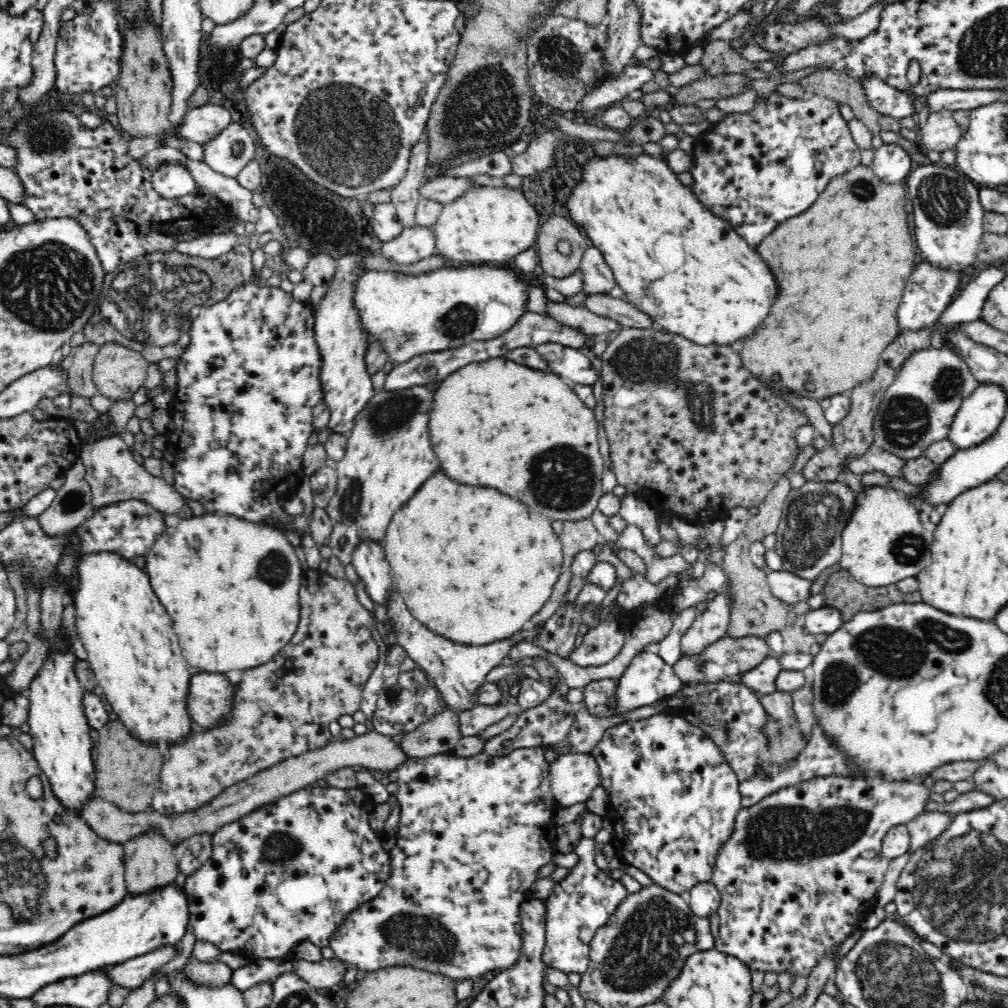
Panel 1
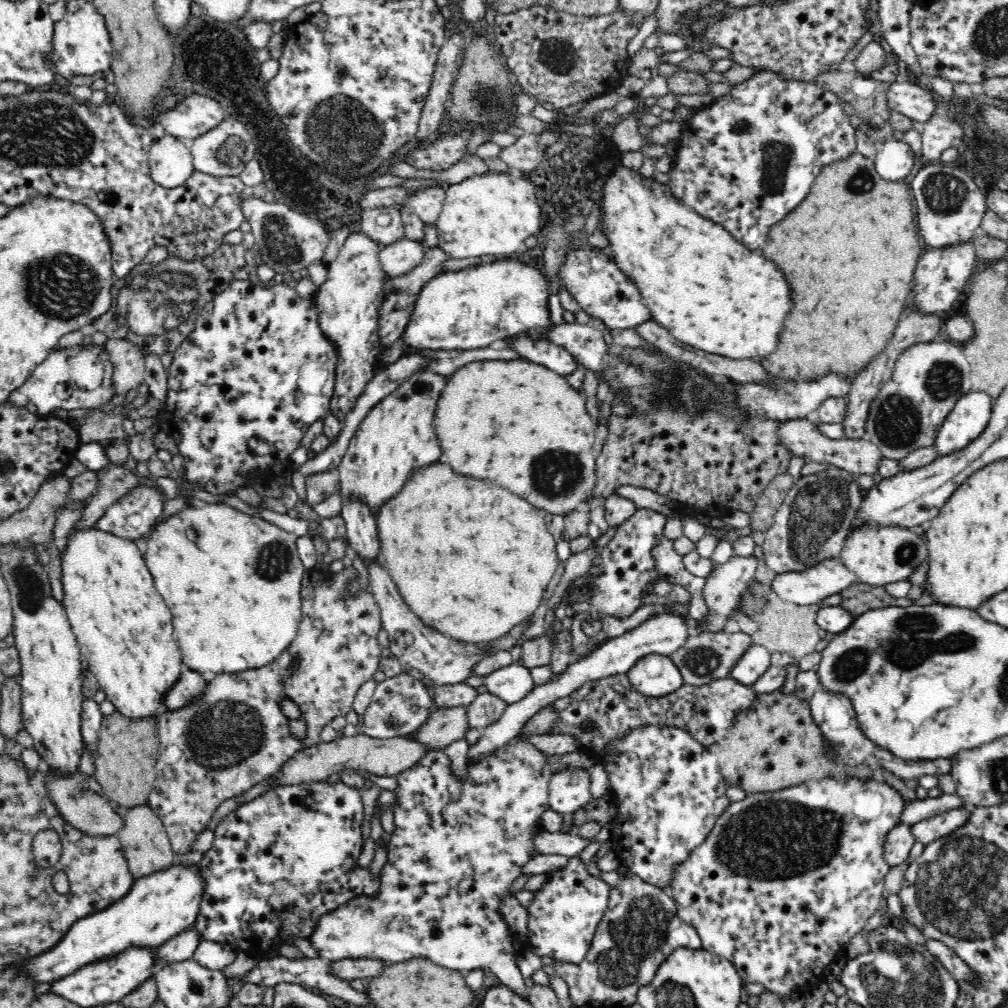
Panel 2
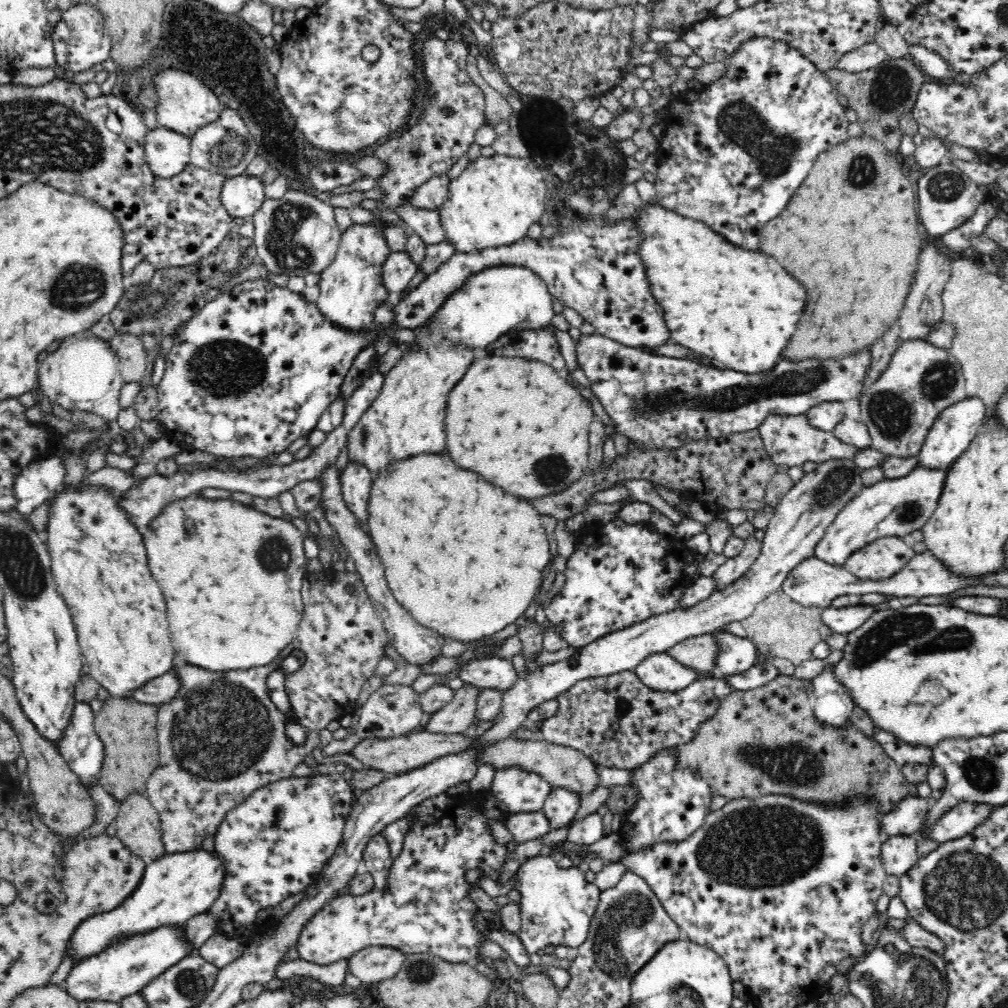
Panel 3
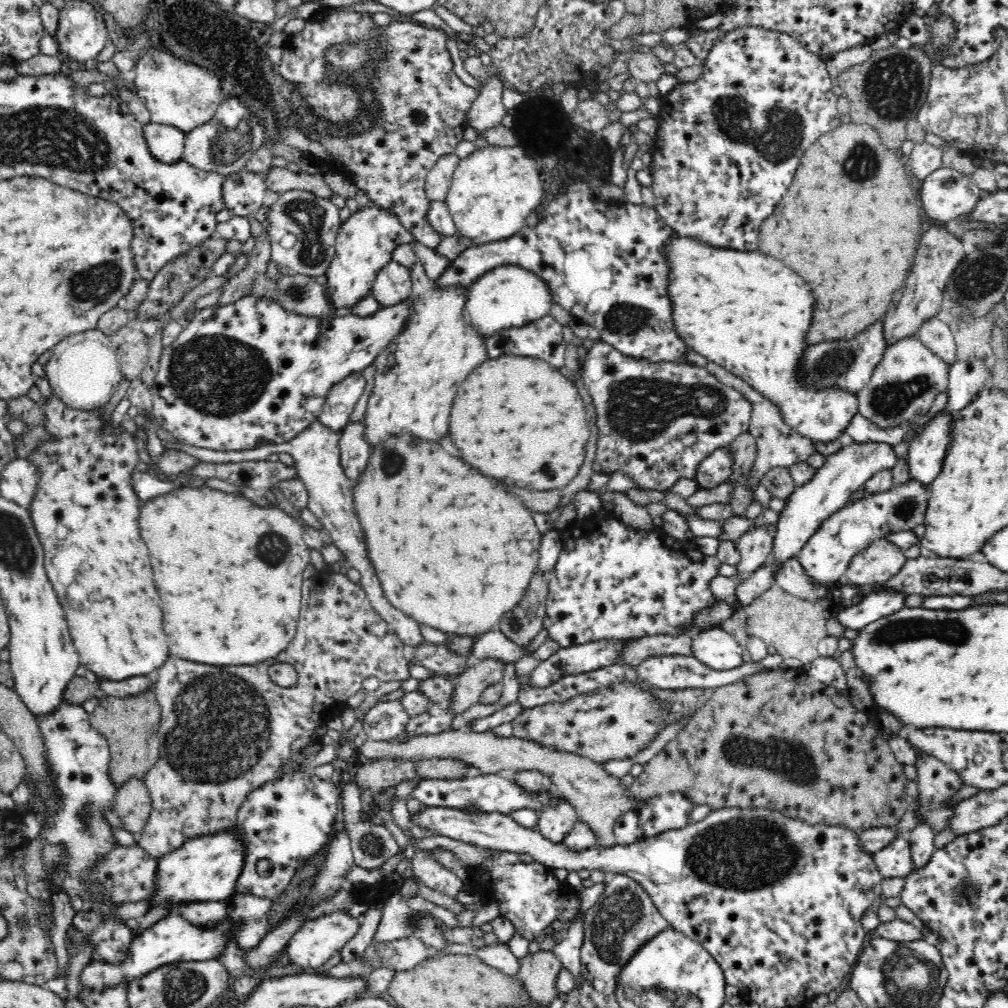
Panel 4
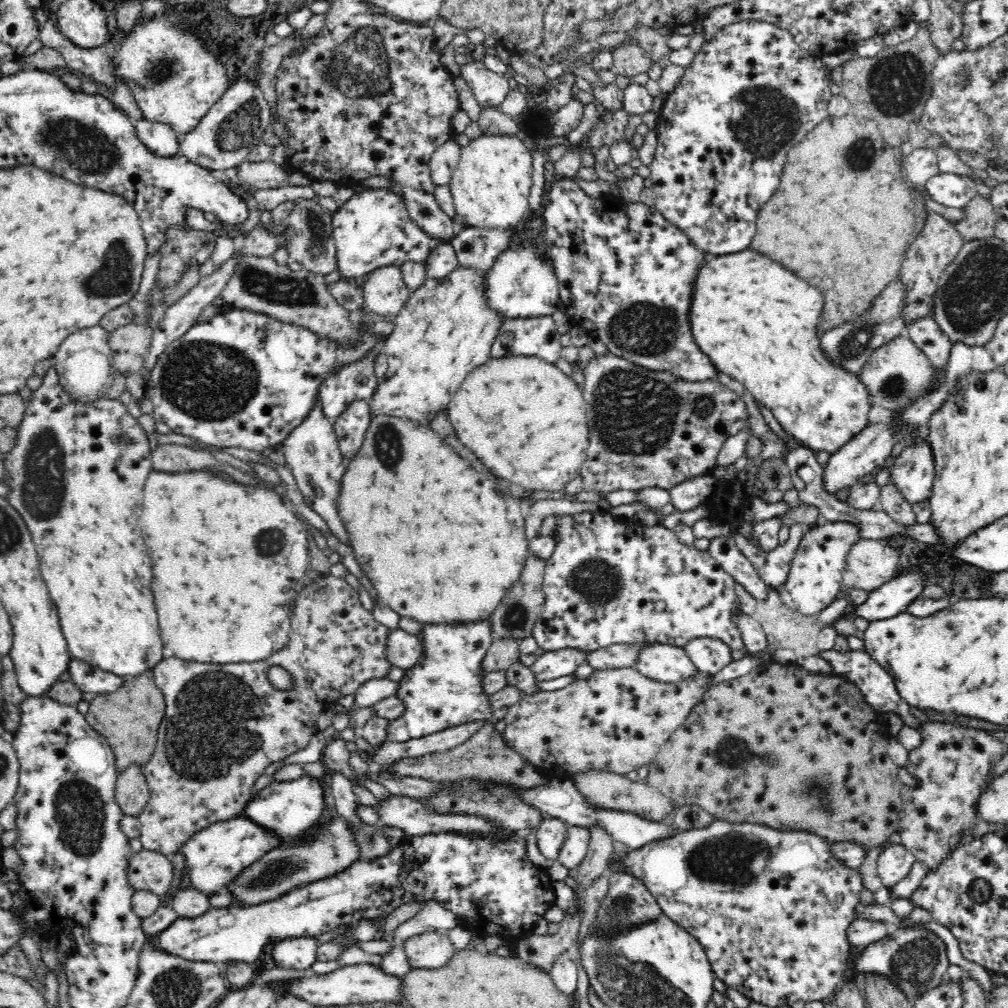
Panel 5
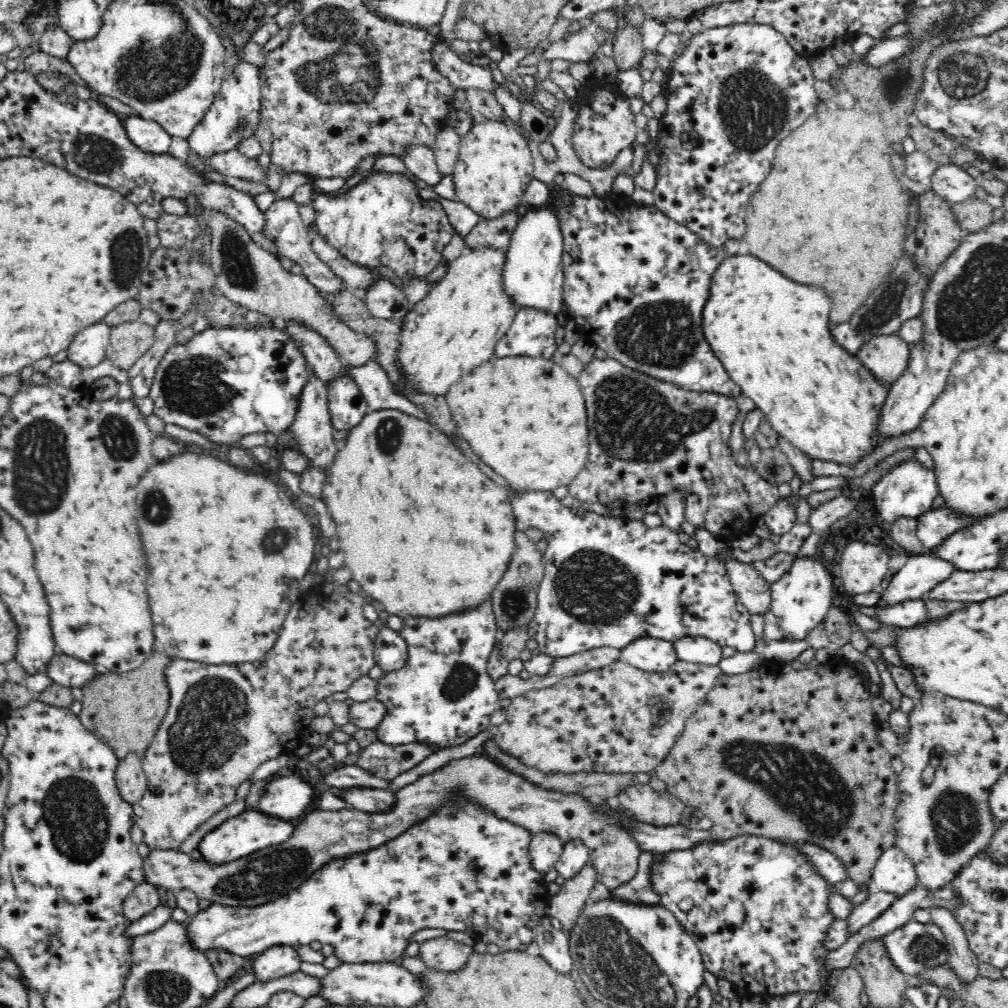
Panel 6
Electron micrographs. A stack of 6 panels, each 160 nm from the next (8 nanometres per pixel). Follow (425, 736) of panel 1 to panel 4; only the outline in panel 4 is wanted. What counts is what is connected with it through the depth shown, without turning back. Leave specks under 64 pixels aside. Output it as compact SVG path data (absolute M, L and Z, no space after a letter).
M497 658L469 659L466 670L454 678L455 693L451 700L453 714L460 714L478 703L486 686L501 682L505 665L506 662Z

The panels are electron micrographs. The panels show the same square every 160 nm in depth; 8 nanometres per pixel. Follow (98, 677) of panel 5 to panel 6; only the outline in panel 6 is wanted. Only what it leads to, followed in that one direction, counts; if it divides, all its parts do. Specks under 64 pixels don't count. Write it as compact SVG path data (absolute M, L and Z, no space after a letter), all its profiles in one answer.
M56 653L48 660L48 664L46 664L46 668L42 673L57 685L71 689L74 686L80 687L82 684L86 684L100 670L100 667L83 660Z

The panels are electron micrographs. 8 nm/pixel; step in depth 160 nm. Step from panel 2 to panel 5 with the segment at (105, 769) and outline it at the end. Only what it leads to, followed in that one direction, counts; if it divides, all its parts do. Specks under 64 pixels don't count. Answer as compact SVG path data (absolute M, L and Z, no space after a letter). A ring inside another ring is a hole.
M152 669L122 682L114 692L98 694L88 702L88 710L84 714L85 719L90 723L92 729L106 738L106 742L111 746L118 773L124 772L132 764L142 766L150 761L150 756L153 755L152 752L156 746L158 724L162 722L164 716L165 706L162 694L163 692L155 683ZM134 716L136 716L136 724L142 724L142 726L136 726L136 730L132 730ZM148 736L150 736L150 740L154 740L152 742L154 746L148 742Z

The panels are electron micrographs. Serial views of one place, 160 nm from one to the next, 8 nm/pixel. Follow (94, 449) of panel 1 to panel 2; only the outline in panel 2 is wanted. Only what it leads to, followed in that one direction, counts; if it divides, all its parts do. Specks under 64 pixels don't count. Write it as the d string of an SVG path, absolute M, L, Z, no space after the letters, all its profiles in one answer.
M110 464L99 472L99 487L89 500L81 517L75 524L77 528L86 528L97 524L97 520L104 516L106 508L114 504L120 496L130 492L134 486L140 486L140 478L124 467Z

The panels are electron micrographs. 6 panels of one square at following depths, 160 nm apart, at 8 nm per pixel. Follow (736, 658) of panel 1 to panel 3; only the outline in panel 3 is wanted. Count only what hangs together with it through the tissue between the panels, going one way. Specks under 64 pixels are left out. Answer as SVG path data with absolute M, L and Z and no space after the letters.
M705 634L682 640L676 646L666 650L666 653L680 664L702 674L702 672L715 671L716 650L718 650L718 645L714 641L714 635Z

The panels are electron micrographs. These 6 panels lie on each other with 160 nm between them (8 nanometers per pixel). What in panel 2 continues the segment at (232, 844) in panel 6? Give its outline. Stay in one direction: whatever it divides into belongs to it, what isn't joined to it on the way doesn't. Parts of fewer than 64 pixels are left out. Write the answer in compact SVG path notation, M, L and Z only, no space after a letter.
M177 861L168 868L150 872L148 876L135 878L133 887L126 896L100 912L77 920L70 926L70 930L66 932L62 940L58 941L58 944L55 944L49 951L42 953L40 956L28 959L23 966L23 970L27 970L29 976L35 982L53 982L76 972L78 968L82 968L85 964L92 964L92 962L110 958L114 954L120 954L122 950L126 950L130 946L157 948L160 944L164 944L166 940L174 938L174 936L188 930L190 926L195 924L204 892L206 892L205 880L198 865L194 864L186 865Z

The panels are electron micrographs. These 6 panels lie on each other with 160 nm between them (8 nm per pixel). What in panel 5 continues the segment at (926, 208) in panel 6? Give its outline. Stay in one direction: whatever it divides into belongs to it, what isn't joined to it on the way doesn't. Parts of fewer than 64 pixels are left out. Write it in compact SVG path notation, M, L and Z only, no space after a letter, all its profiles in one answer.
M927 210L924 226L914 244L910 244L910 248L906 250L906 260L902 262L902 272L900 272L900 280L906 287L906 308L902 310L906 325L929 314L932 315L940 276L956 258L965 241L954 222L948 221L940 213Z

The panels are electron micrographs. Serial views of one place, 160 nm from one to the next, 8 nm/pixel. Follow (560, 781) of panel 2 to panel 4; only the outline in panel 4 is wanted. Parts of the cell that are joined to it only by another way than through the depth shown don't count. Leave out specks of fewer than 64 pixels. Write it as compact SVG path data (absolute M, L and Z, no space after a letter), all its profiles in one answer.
M566 801L558 806L544 807L539 812L536 830L552 843L562 843L576 824L576 811Z

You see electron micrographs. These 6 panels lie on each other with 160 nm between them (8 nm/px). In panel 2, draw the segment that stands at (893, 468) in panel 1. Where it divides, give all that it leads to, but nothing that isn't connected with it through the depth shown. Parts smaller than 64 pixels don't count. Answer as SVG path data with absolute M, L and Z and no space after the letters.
M806 418L781 422L776 430L776 435L778 435L780 443L792 453L792 456L804 457L814 462L825 462L824 464L843 468L857 476L876 473L876 466L878 466L880 458L883 457L880 449L869 440L865 438L844 438L840 440L828 438L818 430L818 425L812 424Z

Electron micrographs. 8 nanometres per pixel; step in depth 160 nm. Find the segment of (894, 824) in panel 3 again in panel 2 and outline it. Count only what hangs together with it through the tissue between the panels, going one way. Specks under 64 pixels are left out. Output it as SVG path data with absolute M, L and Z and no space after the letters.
M941 794L936 798L916 799L906 802L904 810L900 812L900 826L908 826L911 829L914 824L934 818L942 812L966 806L956 794Z

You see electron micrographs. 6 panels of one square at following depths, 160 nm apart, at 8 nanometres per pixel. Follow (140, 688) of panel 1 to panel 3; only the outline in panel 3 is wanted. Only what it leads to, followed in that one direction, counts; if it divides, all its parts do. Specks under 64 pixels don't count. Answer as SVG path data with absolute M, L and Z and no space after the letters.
M83 484L76 488L76 486L62 486L60 490L56 490L48 501L48 522L44 533L46 535L46 546L50 556L50 568L54 583L56 583L57 591L62 595L64 602L68 605L72 620L74 623L74 630L77 634L77 641L84 656L85 673L92 675L112 697L128 698L130 693L136 688L140 688L142 684L146 684L148 680L166 674L172 668L172 656L174 656L174 648L168 642L170 634L168 634L168 622L166 622L166 604L164 604L164 596L156 584L156 580L152 578L150 570L148 570L148 562L146 562L145 544L143 543L143 535L134 526L130 520L129 514L121 507L122 494L115 494L113 488L104 486L103 484Z

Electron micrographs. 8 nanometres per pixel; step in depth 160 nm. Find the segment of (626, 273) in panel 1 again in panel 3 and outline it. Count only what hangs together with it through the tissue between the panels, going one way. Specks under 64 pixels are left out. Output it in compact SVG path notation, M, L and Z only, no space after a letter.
M644 204L644 208L632 219L634 217L637 217L637 227L643 232L639 255L646 265L652 295L664 309L664 321L669 328L671 342L690 348L694 353L707 356L736 372L761 375L773 371L776 364L784 359L782 350L800 322L806 306L806 288L774 258L726 241L702 221L680 216L660 204L647 207Z

